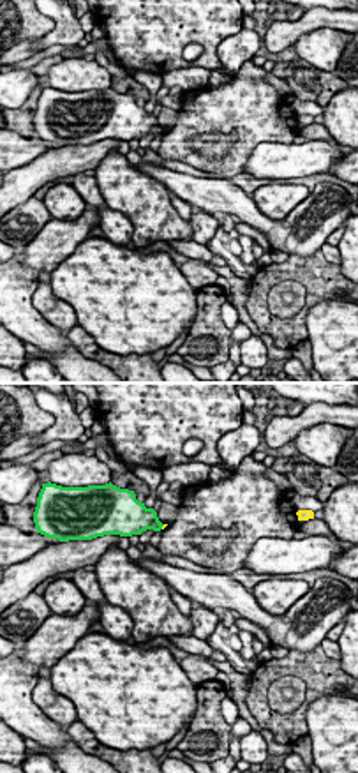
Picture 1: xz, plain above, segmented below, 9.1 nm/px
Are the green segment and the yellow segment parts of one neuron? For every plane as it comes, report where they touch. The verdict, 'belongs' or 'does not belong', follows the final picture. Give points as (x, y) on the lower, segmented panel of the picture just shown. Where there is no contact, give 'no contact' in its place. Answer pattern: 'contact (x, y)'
contact (163, 525)

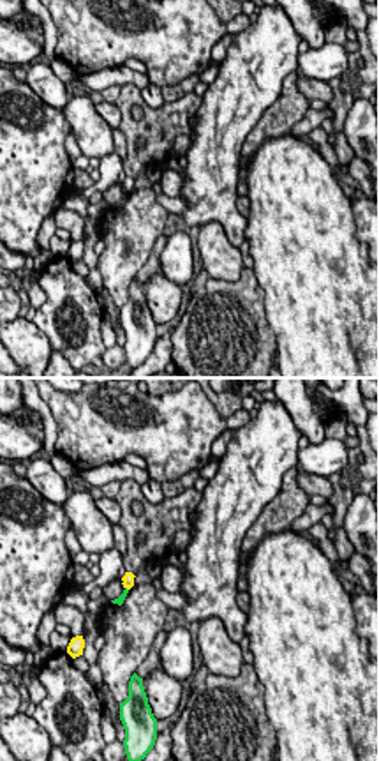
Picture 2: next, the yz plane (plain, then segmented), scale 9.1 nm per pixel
no contact

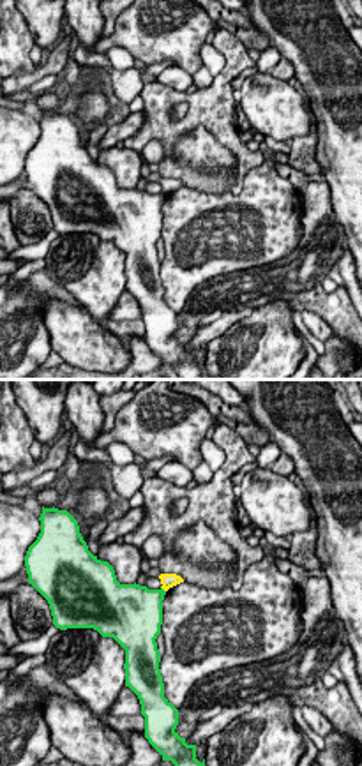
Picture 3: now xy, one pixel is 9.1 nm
contact (163, 590)

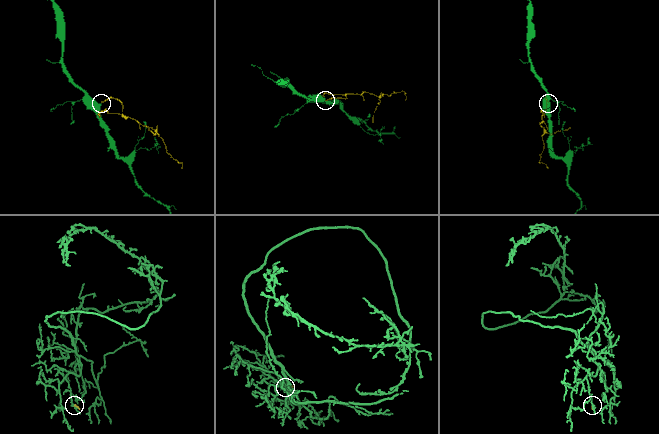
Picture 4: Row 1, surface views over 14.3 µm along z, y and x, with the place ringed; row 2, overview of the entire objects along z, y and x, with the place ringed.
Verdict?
does not belong

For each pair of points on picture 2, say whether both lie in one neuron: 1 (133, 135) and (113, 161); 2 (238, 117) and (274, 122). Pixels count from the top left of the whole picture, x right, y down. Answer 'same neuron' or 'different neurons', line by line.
1: different neurons
2: different neurons

